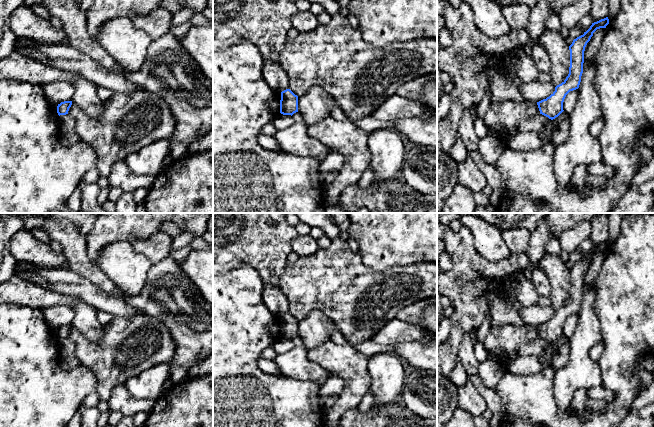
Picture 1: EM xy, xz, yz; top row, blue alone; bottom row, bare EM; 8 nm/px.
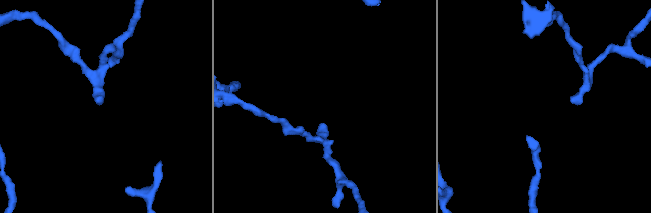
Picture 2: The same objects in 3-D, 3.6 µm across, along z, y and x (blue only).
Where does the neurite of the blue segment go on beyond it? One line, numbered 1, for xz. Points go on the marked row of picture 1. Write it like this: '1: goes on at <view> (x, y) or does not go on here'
1: does not go on here

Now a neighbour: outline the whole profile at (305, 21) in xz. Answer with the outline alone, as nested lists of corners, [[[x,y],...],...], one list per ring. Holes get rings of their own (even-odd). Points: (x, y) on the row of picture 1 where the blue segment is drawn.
[[[298,11],[298,13],[291,18],[291,23],[292,27],[298,30],[299,33],[313,31],[319,25],[317,17],[310,11]]]

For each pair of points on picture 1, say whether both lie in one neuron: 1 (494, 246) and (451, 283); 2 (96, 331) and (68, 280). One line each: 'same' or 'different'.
1: different
2: different

